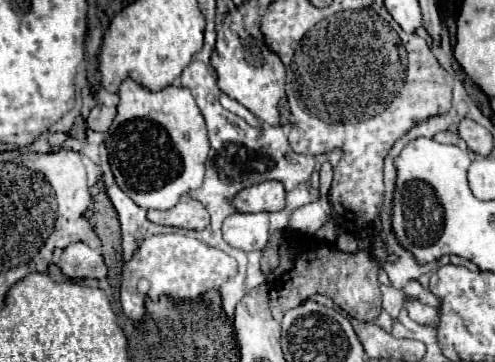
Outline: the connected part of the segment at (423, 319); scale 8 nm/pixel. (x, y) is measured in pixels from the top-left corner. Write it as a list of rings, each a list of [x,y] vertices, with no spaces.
[[[405,302],[405,308],[409,312],[409,318],[415,320],[421,326],[437,328],[439,326],[439,310],[421,302]]]

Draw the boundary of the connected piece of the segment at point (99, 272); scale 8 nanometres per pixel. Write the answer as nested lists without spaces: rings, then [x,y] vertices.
[[[83,242],[69,244],[63,250],[59,268],[65,276],[69,276],[73,280],[81,280],[81,278],[103,280],[107,276],[107,266],[103,264],[101,252],[85,246]]]

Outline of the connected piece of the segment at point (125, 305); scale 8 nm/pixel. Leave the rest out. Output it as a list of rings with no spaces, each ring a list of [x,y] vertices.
[[[157,234],[151,238],[145,238],[137,252],[131,256],[131,260],[124,264],[121,281],[121,306],[123,312],[131,318],[131,320],[141,320],[145,314],[145,296],[157,298],[161,294],[167,294],[171,298],[181,298],[181,300],[191,300],[197,298],[199,294],[203,294],[209,288],[219,288],[223,282],[227,282],[229,278],[233,278],[237,274],[237,262],[235,258],[231,258],[229,254],[225,254],[219,248],[209,248],[205,242],[191,238],[191,236],[183,236],[183,234]]]

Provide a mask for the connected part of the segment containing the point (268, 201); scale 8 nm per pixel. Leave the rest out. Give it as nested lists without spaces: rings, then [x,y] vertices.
[[[267,180],[257,186],[241,190],[233,200],[239,212],[257,214],[257,212],[279,212],[285,208],[285,186],[277,180]]]

